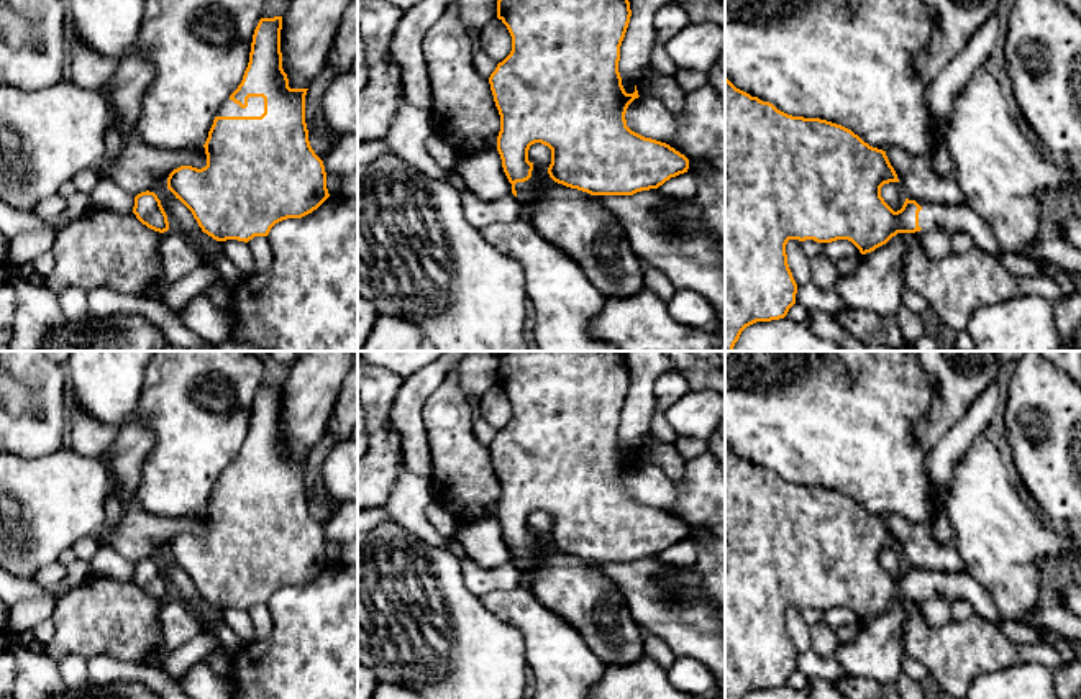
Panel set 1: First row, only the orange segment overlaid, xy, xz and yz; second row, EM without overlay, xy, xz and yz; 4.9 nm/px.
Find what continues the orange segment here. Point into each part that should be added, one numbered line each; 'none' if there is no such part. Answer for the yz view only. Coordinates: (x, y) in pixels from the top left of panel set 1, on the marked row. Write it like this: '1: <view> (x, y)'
1: yz (934, 217)

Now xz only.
1: xz (525, 191)

